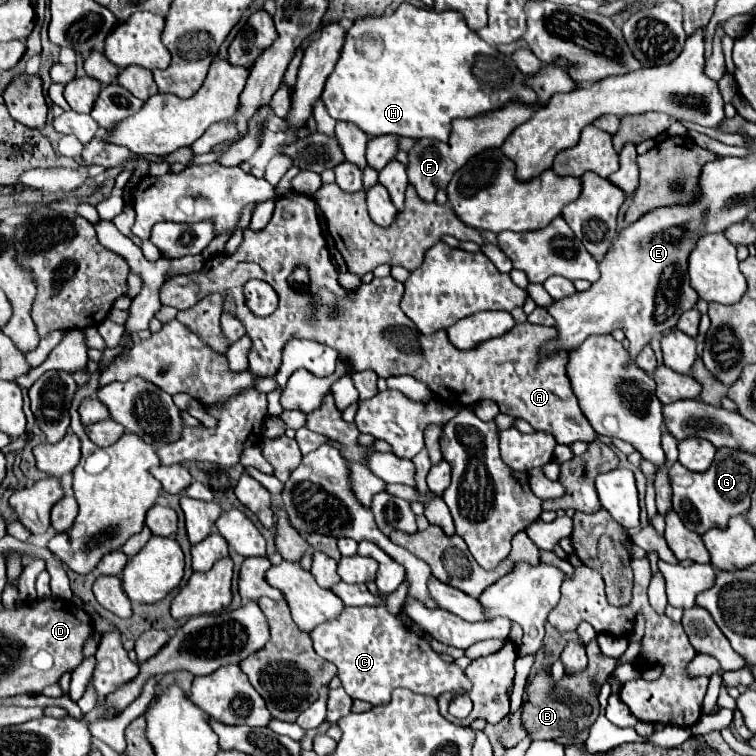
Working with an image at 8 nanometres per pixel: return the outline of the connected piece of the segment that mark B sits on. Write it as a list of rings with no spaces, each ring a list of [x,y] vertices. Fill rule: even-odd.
[[[595,640],[585,645],[585,650],[588,656],[588,664],[583,672],[565,674],[561,680],[553,680],[551,670],[543,668],[527,682],[527,688],[525,688],[527,702],[523,704],[521,724],[527,730],[531,740],[559,740],[559,738],[565,738],[565,736],[569,738],[569,736],[579,734],[583,728],[591,726],[597,720],[599,700],[595,696],[591,680],[595,678],[599,684],[605,682],[609,672],[615,670],[617,660],[603,656]],[[567,704],[571,704],[571,708]]]

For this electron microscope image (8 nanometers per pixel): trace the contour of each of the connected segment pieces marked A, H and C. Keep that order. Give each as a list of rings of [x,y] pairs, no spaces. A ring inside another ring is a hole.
[[[293,192],[289,196],[277,198],[275,202],[275,210],[273,210],[273,218],[267,224],[265,230],[261,232],[253,232],[253,230],[243,230],[243,242],[239,244],[239,248],[233,254],[217,254],[211,256],[203,262],[203,268],[199,272],[191,272],[191,274],[179,274],[173,276],[171,280],[167,280],[161,286],[161,304],[163,306],[173,306],[177,310],[187,310],[191,306],[195,306],[201,298],[205,298],[211,292],[223,292],[225,294],[225,312],[235,314],[247,328],[247,334],[253,342],[253,348],[249,352],[249,368],[251,372],[255,372],[257,376],[265,376],[265,378],[273,378],[279,370],[281,364],[281,352],[285,348],[285,344],[293,338],[303,338],[303,340],[315,340],[319,344],[331,346],[333,350],[337,350],[341,354],[343,360],[349,362],[349,366],[355,372],[361,370],[373,370],[379,378],[389,378],[389,376],[399,376],[399,374],[409,374],[417,380],[421,380],[423,384],[427,384],[431,388],[431,392],[443,402],[449,404],[459,404],[459,406],[473,406],[481,400],[493,400],[497,402],[499,410],[503,414],[515,416],[515,418],[523,418],[527,420],[535,430],[541,432],[551,432],[551,436],[555,436],[557,444],[573,444],[573,442],[593,442],[597,440],[595,430],[591,428],[589,420],[583,416],[577,396],[571,390],[571,382],[567,378],[567,360],[569,360],[569,350],[557,352],[551,356],[551,363],[546,363],[546,371],[538,371],[540,362],[543,357],[539,354],[539,350],[548,341],[553,340],[557,336],[555,328],[545,328],[545,326],[535,326],[535,324],[517,324],[515,328],[511,328],[511,332],[495,338],[495,340],[487,340],[483,344],[479,344],[473,350],[461,352],[457,348],[451,346],[447,332],[439,330],[431,336],[425,336],[421,332],[417,332],[415,324],[403,314],[403,310],[399,308],[399,302],[403,298],[403,284],[393,280],[391,276],[387,278],[373,278],[371,284],[361,284],[357,292],[347,292],[339,286],[337,282],[337,268],[331,262],[326,240],[322,234],[321,226],[319,226],[319,218],[317,218],[317,206],[313,202],[313,198]],[[299,264],[305,264],[309,268],[309,278],[311,278],[311,286],[307,292],[295,292],[289,284],[287,284],[287,276],[293,272],[293,268],[297,268]],[[251,278],[259,278],[265,280],[279,296],[279,306],[273,314],[269,316],[255,316],[247,304],[245,304],[245,296],[243,296],[243,286],[247,280]]]
[[[401,4],[391,16],[361,18],[347,30],[341,58],[325,82],[321,100],[325,102],[331,118],[353,122],[369,136],[395,134],[447,142],[451,134],[451,122],[457,118],[487,114],[503,108],[507,102],[537,106],[537,94],[531,86],[525,84],[525,80],[525,74],[519,72],[515,64],[511,64],[511,58],[507,58],[505,70],[505,56],[495,46],[481,40],[477,32],[465,24],[461,12],[435,12]]]
[[[367,540],[359,542],[357,554],[377,560],[379,570],[375,584],[381,602],[377,606],[345,606],[335,620],[319,624],[309,634],[315,652],[337,666],[337,676],[343,684],[343,690],[353,700],[363,700],[373,706],[387,704],[395,688],[407,688],[415,694],[427,694],[435,698],[445,692],[469,692],[471,680],[467,680],[465,672],[457,664],[441,660],[441,656],[423,636],[417,636],[413,630],[405,628],[397,614],[389,612],[387,596],[395,592],[405,580],[403,566],[391,560],[387,554],[383,554],[381,548]]]

